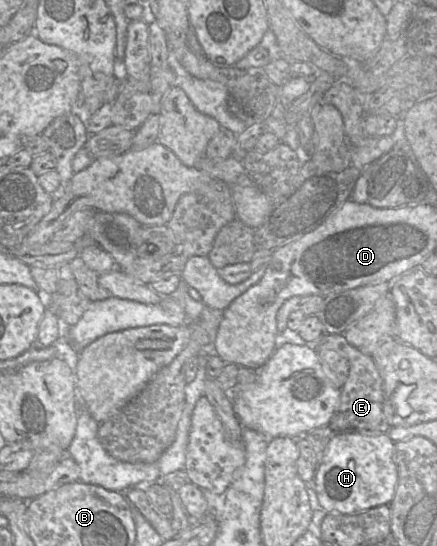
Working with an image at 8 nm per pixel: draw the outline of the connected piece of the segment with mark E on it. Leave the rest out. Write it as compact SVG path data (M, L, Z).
M324 334L314 342L307 342L315 350L335 350L348 360L348 378L341 388L340 402L332 416L329 427L335 431L356 431L366 434L386 434L391 426L383 411L383 383L373 358L351 346L343 334Z

